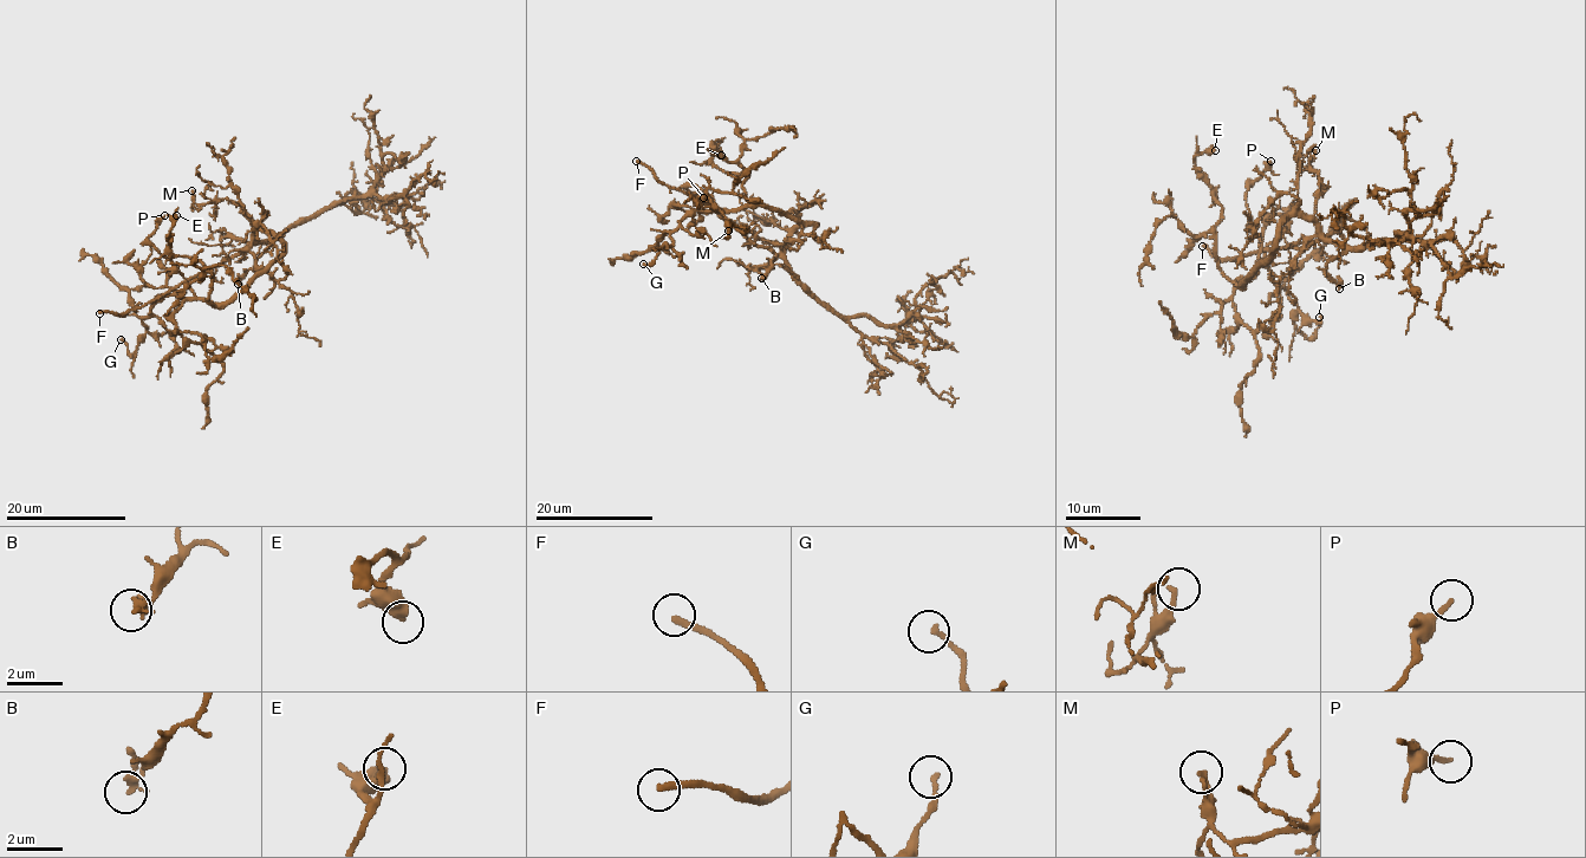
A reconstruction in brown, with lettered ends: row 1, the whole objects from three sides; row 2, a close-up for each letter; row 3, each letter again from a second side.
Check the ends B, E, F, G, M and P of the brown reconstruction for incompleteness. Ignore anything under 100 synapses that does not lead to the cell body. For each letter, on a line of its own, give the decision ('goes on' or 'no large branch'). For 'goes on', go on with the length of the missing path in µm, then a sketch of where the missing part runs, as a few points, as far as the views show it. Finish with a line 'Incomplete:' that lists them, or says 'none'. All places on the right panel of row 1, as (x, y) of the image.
B: no large branch
E: no large branch
F: goes on; about 25 µm are missing; missing branch runs (1202, 246), (1197, 246), (1198, 242), (1206, 248), (1226, 249), (1253, 245), (1255, 252), (1262, 254)
G: no large branch
M: no large branch
P: no large branch
Incomplete: F

